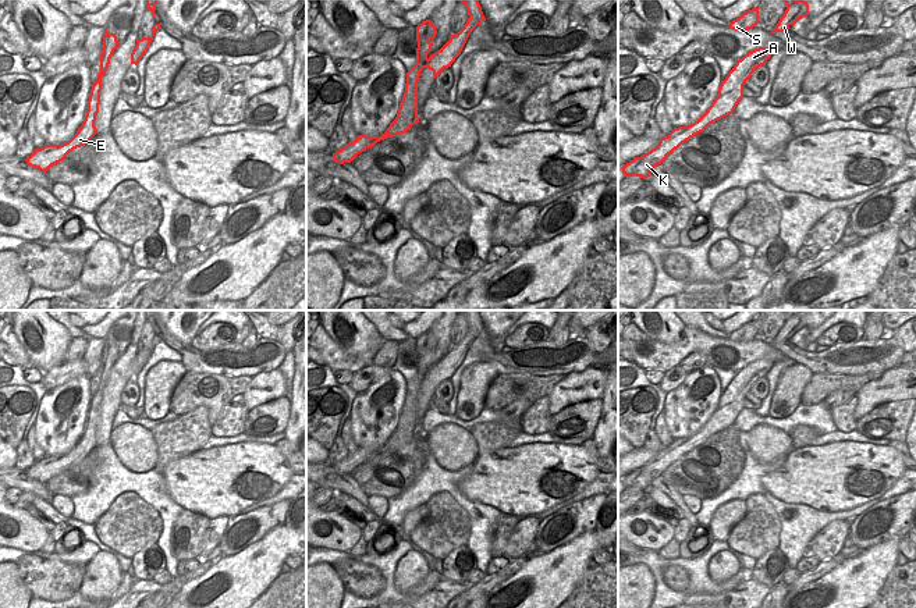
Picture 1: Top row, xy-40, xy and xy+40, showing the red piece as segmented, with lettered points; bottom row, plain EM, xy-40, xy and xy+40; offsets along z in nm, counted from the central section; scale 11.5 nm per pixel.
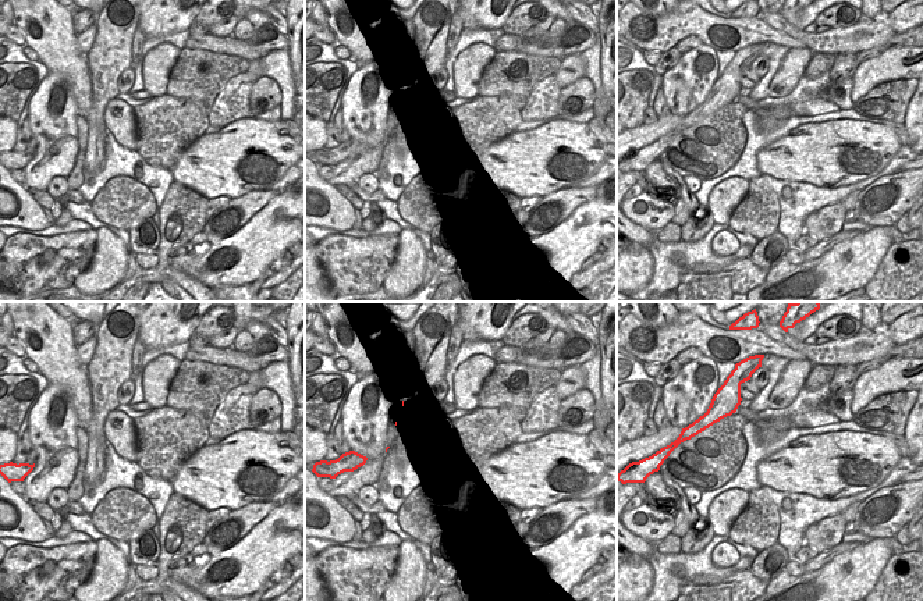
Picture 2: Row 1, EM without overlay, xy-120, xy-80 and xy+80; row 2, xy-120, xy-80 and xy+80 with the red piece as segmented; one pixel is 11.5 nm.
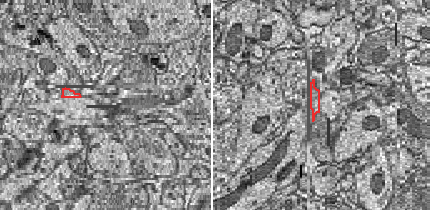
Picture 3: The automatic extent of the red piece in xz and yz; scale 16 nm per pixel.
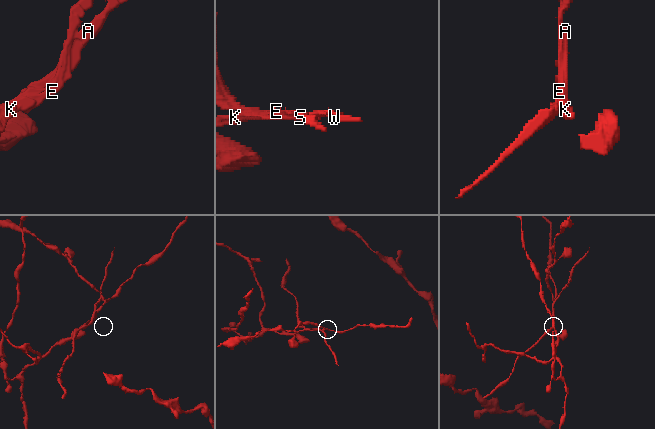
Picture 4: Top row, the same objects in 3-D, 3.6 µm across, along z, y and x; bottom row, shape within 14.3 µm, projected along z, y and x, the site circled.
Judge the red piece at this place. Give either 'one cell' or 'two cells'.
two cells

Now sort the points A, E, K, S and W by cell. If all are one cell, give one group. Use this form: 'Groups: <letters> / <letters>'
Groups: A K W / E S

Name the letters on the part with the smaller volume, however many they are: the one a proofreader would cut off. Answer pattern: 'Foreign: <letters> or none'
Foreign: E, S

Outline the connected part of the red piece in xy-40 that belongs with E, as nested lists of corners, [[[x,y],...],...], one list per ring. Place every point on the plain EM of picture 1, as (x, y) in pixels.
[[[104,341],[103,365],[100,366],[100,384],[90,401],[88,412],[89,422],[86,423],[88,429],[68,454],[63,456],[45,456],[40,461],[35,461],[35,463],[25,470],[28,477],[46,484],[52,477],[63,473],[70,463],[84,458],[96,447],[95,433],[100,416],[102,390],[104,388],[110,370],[117,359],[118,352],[116,345],[109,345],[107,341]]]

